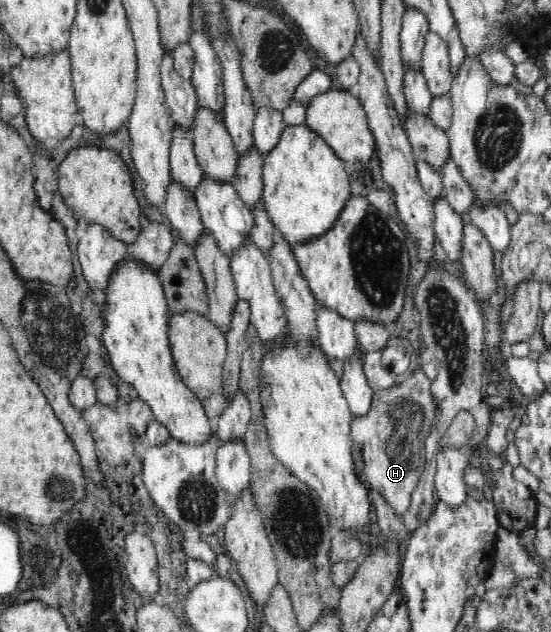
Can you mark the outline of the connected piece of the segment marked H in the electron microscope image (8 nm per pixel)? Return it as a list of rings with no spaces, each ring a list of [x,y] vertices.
[[[418,365],[414,371],[401,385],[395,385],[388,389],[374,392],[370,411],[365,416],[355,416],[351,413],[350,438],[353,449],[359,450],[364,463],[365,481],[370,488],[374,488],[380,496],[388,502],[398,516],[403,517],[411,503],[413,493],[419,477],[425,471],[425,440],[429,437],[434,427],[435,418],[439,415],[439,407],[431,391],[431,381],[423,374],[421,366]]]

